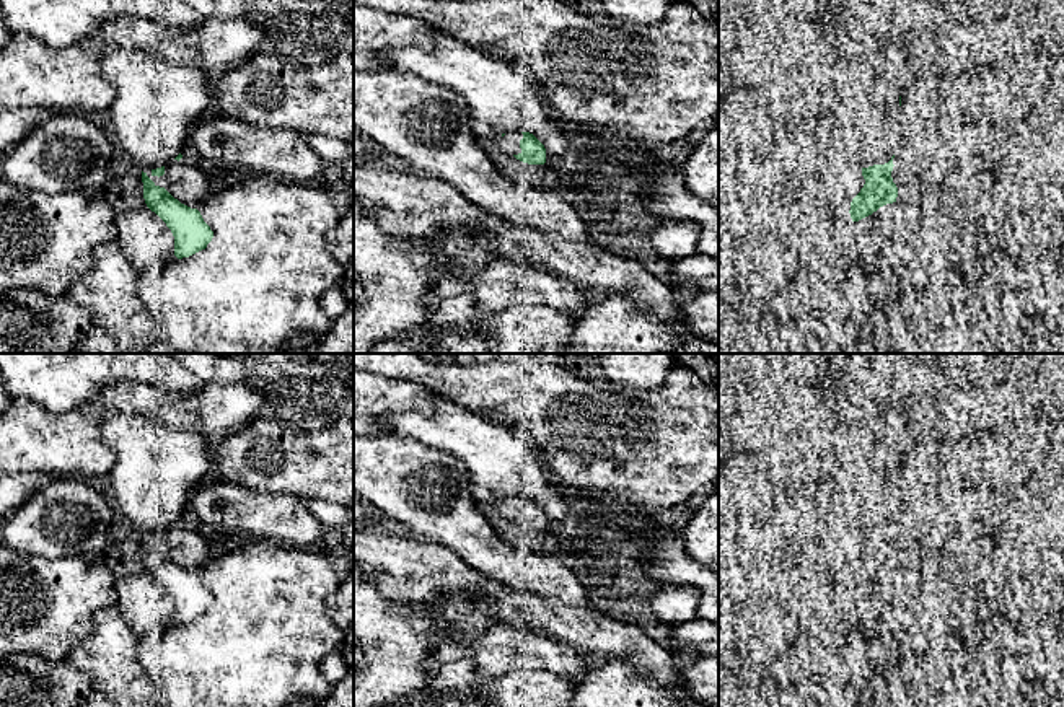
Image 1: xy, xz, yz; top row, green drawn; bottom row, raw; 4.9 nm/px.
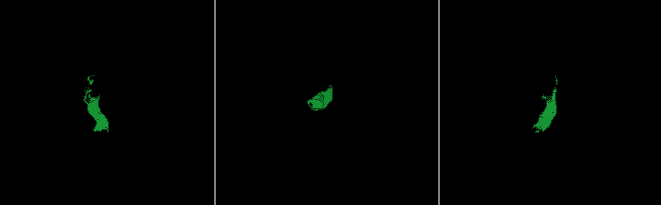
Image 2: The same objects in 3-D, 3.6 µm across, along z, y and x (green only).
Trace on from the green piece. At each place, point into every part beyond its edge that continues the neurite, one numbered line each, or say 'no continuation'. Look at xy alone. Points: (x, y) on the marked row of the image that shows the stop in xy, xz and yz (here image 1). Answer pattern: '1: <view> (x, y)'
1: xy (157, 103)

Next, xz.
1: xz (510, 142)

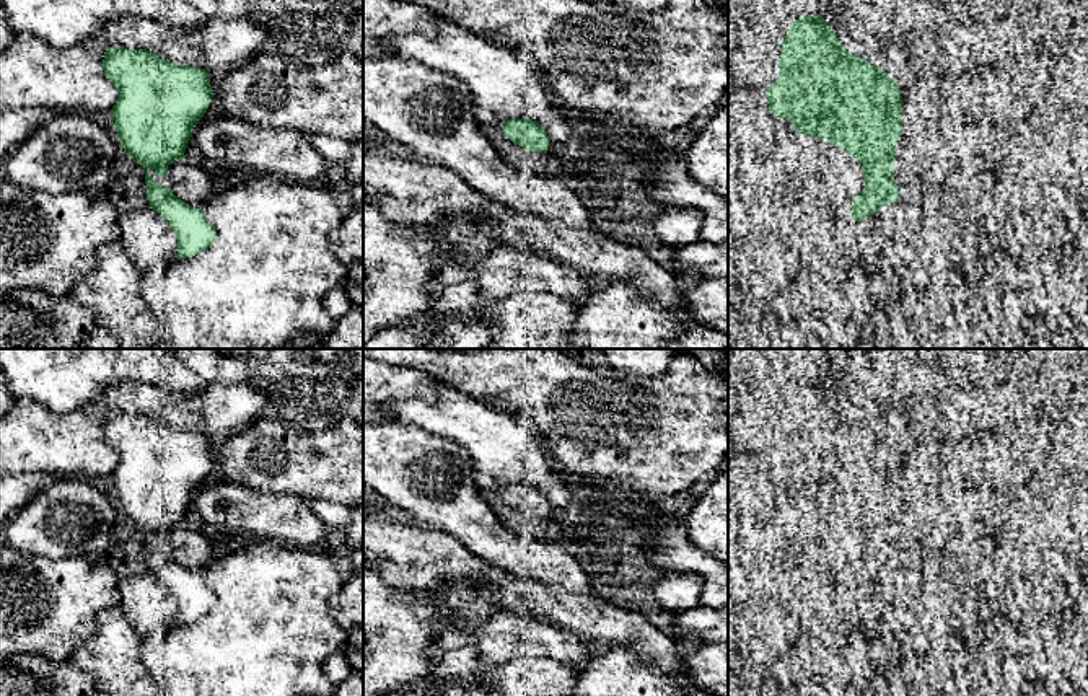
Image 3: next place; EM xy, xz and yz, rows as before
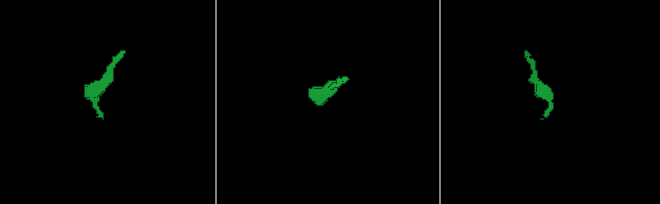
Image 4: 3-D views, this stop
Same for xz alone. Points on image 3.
no continuation

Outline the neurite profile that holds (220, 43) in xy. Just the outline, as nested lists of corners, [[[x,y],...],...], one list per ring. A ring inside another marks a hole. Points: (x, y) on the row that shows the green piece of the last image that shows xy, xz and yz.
[[[117,18],[70,49],[16,33],[0,52],[0,112],[13,109],[91,114],[111,111],[117,88],[104,77],[107,49],[147,49],[168,62],[205,70],[243,64],[256,47],[241,18],[208,18],[199,29],[176,29],[148,18]]]

